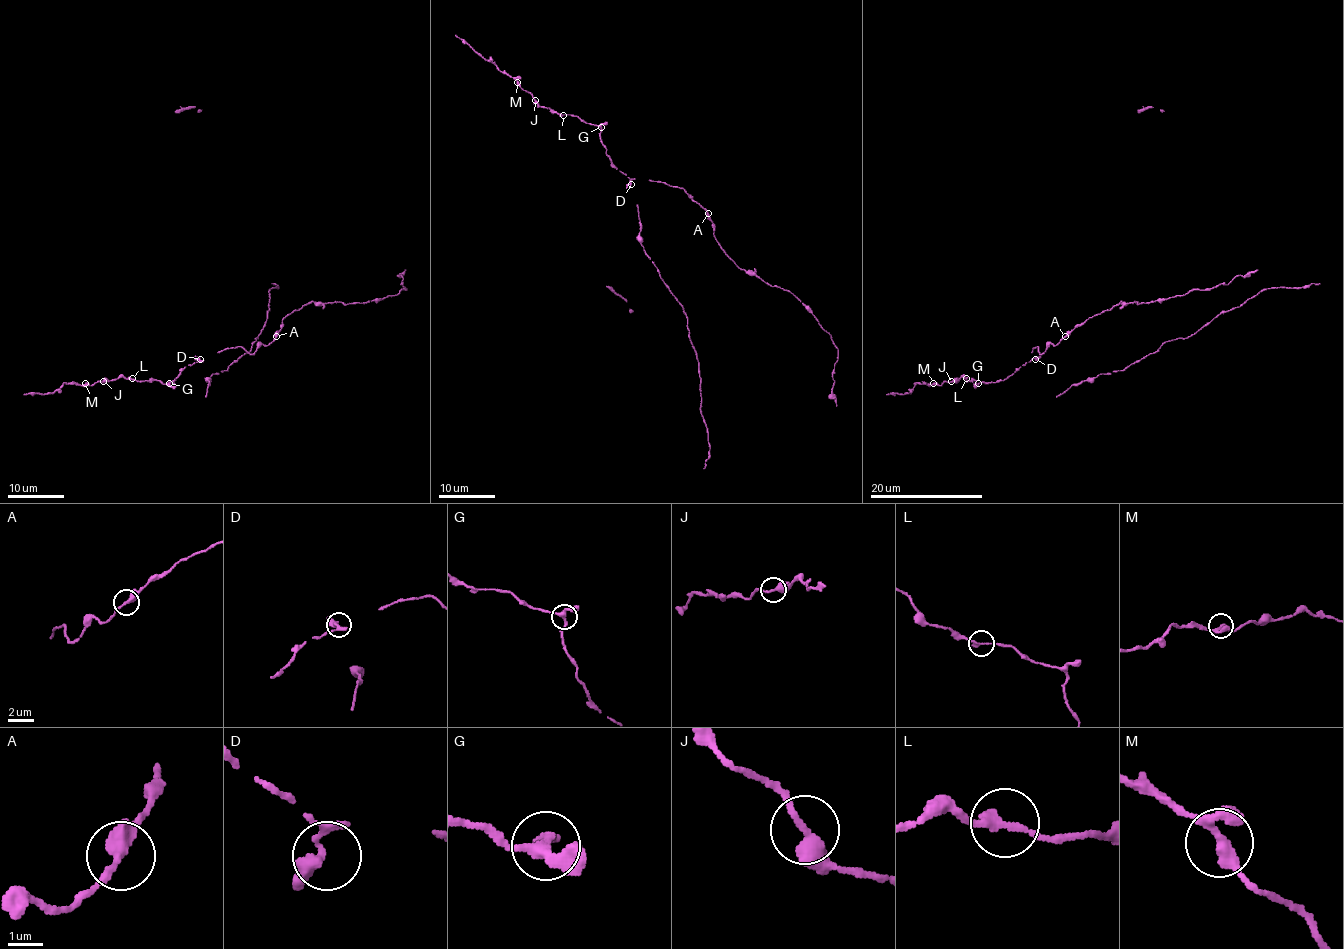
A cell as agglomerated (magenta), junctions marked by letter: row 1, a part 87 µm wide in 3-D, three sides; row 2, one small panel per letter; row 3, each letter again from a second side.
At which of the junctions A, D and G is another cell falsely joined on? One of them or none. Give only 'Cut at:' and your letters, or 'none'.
Cut at: none

